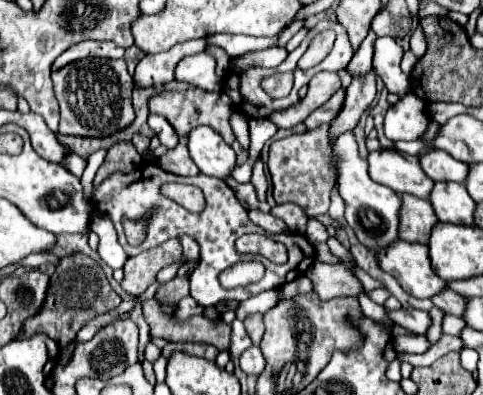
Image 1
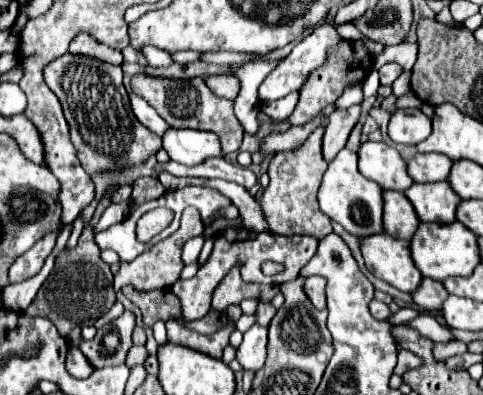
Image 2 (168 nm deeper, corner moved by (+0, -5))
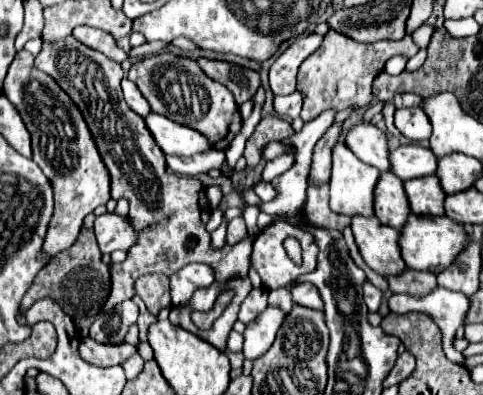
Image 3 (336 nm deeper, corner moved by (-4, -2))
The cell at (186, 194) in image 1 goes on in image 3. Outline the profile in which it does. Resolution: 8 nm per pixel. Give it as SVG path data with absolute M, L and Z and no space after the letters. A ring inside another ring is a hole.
M68 37L58 45L42 45L42 51L34 59L34 67L48 73L76 103L84 121L88 121L100 157L104 157L112 181L112 199L118 201L120 197L126 197L130 201L128 221L136 229L144 229L138 243L128 251L126 261L112 265L112 293L104 303L104 311L130 299L134 295L132 285L138 277L148 273L164 273L170 277L194 261L212 265L218 283L226 283L234 277L248 277L252 253L248 235L233 246L212 249L210 233L204 229L210 219L204 187L188 177L166 173L162 149L156 145L152 133L148 133L144 119L132 113L122 97L120 81L124 71L120 63L82 45L74 37Z

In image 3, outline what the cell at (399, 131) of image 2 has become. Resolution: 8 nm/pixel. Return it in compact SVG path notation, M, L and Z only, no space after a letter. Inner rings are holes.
M422 107L398 109L394 115L394 125L410 141L426 141L430 139L430 133L432 133L430 119L426 117Z

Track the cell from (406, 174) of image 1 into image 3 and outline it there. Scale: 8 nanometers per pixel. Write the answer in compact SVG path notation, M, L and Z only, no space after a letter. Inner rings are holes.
M358 123L350 129L346 137L350 151L364 163L376 167L378 171L390 171L392 163L388 161L388 143L386 135L372 123Z

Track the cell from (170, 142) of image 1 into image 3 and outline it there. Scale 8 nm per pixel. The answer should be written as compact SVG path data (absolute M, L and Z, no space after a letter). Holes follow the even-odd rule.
M122 79L122 91L124 91L124 99L128 103L128 107L132 111L136 111L140 117L144 117L144 113L150 113L152 109L148 109L148 103L144 101L144 95L140 93L140 89L136 89L136 85L132 85L130 79Z

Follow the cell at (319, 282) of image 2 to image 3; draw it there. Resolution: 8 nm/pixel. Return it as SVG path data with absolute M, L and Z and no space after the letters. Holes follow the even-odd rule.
M298 283L292 289L292 301L300 303L304 307L310 307L310 309L318 309L318 311L324 309L324 303L320 301L318 289L314 285L308 285L308 283Z

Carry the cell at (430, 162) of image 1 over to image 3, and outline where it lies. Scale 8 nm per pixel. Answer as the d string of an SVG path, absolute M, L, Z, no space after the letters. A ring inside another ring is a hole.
M400 145L398 149L390 151L390 163L402 181L436 175L438 169L436 155L422 145Z

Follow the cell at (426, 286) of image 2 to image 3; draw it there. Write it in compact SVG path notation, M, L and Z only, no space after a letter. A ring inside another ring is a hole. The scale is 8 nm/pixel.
M406 269L402 275L388 277L388 285L390 285L392 293L424 297L424 293L430 293L432 289L436 289L438 283L436 283L436 275L434 273Z

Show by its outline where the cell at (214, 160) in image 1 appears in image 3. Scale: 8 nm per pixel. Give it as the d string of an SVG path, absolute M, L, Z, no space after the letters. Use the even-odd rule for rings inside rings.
M150 113L144 121L152 137L156 139L158 147L166 155L190 157L208 149L208 139L196 129L188 129L186 125L168 121L168 117L162 117L158 113Z

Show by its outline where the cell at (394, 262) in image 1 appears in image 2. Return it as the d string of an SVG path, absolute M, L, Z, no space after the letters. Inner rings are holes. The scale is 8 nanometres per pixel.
M372 234L360 240L366 268L380 280L402 292L412 292L420 286L422 274L410 258L410 242L388 234Z

